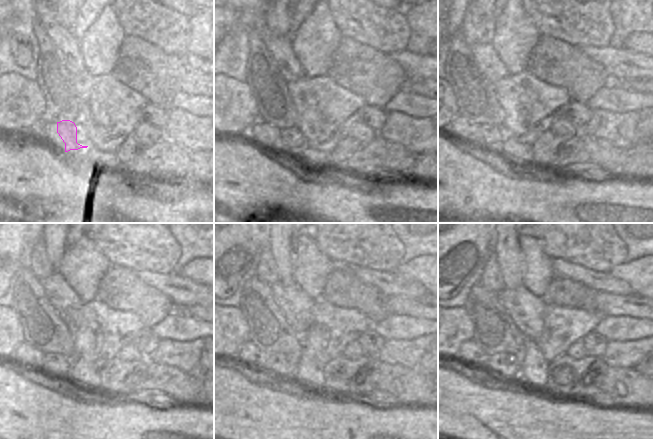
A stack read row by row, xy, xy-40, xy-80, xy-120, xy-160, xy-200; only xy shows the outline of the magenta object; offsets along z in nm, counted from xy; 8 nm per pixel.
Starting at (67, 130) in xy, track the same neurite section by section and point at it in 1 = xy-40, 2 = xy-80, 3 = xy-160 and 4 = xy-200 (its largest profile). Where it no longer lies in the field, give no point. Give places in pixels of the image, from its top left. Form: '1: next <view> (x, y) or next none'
1: next xy-40 (289, 142)
2: next xy-80 (510, 146)
3: next xy-160 (278, 365)
4: next xy-200 (502, 365)

